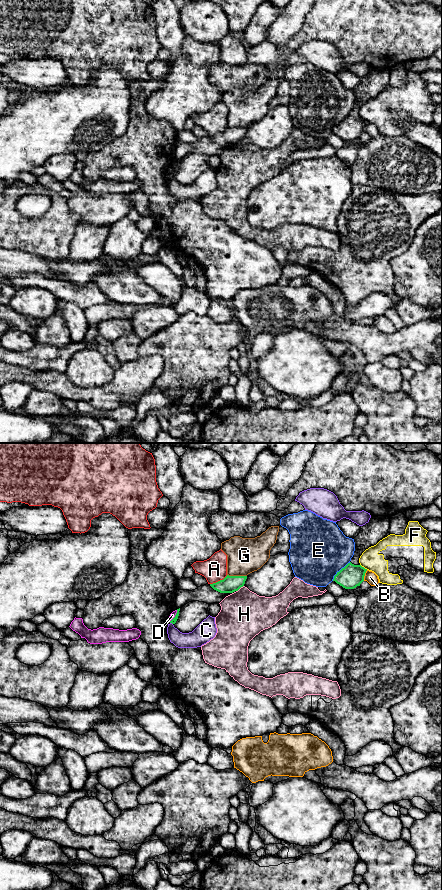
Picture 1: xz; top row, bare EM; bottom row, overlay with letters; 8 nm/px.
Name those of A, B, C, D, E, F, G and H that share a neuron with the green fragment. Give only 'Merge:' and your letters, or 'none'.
Merge: none

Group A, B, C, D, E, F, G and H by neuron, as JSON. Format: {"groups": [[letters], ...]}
{"groups": [["A"], ["B"], ["C"], ["D"], ["E"], ["F"], ["G"], ["H"]]}

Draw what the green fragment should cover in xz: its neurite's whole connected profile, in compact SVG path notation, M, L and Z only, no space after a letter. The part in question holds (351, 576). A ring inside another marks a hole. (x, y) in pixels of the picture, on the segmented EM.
M348 563L334 576L333 581L345 589L354 589L364 581L367 569L361 565Z

